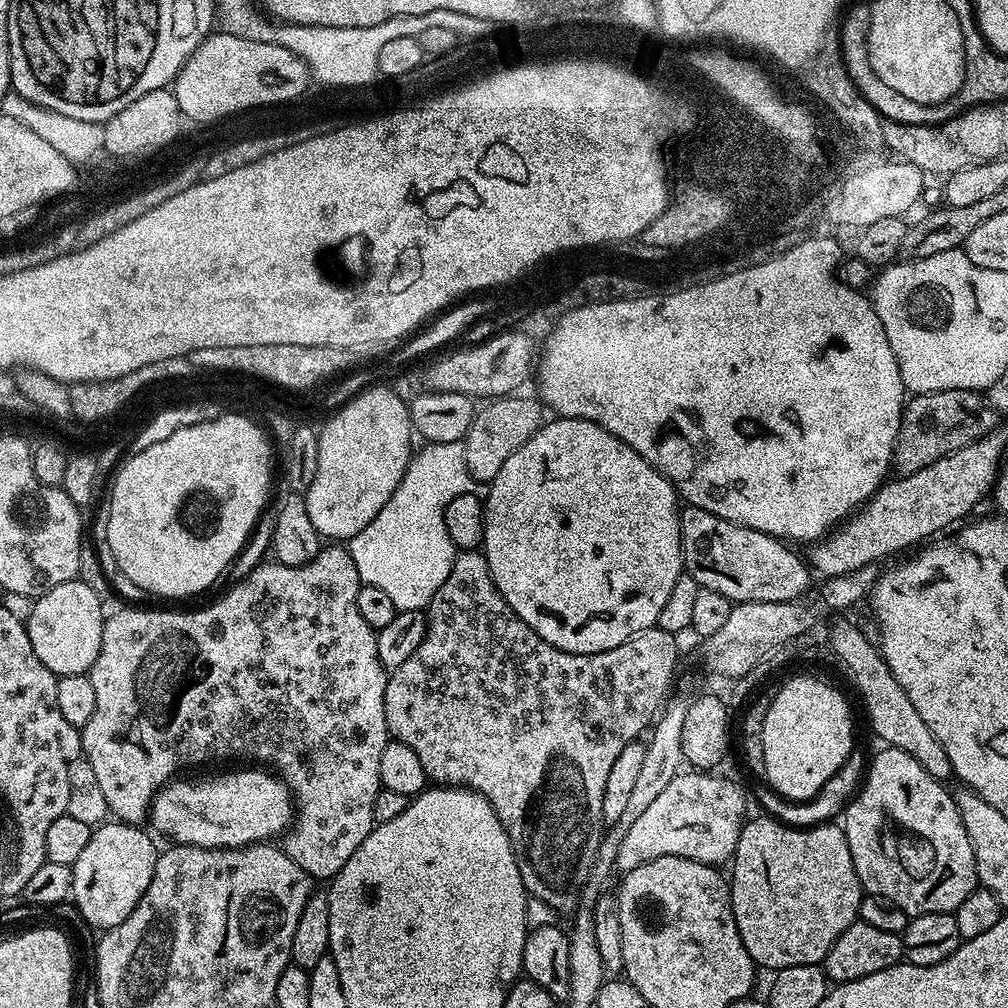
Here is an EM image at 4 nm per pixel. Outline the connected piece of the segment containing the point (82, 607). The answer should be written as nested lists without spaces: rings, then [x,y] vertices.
[[[79,578],[67,580],[35,597],[32,613],[26,621],[30,646],[34,646],[34,654],[38,654],[38,658],[58,678],[70,674],[91,673],[94,662],[98,658],[98,650],[102,650],[102,630],[105,619],[106,608],[100,603],[98,594],[94,594],[94,590],[90,590],[90,586],[86,586]]]

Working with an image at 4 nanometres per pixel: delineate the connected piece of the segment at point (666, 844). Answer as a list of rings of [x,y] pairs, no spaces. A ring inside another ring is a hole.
[[[684,770],[673,778],[622,837],[615,865],[621,873],[663,856],[677,856],[713,866],[724,866],[731,861],[746,823],[744,796],[738,785],[712,775],[716,774]]]

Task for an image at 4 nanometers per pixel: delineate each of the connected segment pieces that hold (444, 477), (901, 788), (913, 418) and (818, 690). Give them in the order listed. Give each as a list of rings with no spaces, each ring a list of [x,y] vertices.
[[[414,456],[412,458],[416,462],[416,472],[406,470],[402,482],[398,482],[397,486],[404,488],[404,496],[400,496],[400,500],[390,498],[390,502],[386,502],[386,506],[378,510],[374,522],[370,522],[366,530],[353,536],[346,544],[361,581],[381,588],[392,599],[397,612],[424,612],[434,594],[438,594],[438,590],[444,587],[458,551],[450,534],[446,534],[444,511],[446,506],[450,506],[450,502],[454,502],[454,498],[458,498],[458,494],[466,494],[464,488],[460,488],[460,480],[469,480],[472,477],[468,473],[466,458],[460,460],[460,464],[452,464],[456,472],[424,472],[424,468],[432,464],[432,460],[418,460]]]
[[[887,746],[881,747],[881,749],[881,752],[873,760],[871,757],[864,773],[864,779],[856,795],[852,797],[848,807],[842,813],[842,827],[846,834],[846,842],[850,846],[850,858],[854,858],[854,870],[860,879],[861,889],[865,893],[881,896],[892,904],[897,904],[910,918],[921,916],[922,914],[930,914],[931,912],[955,913],[956,908],[962,906],[962,902],[966,902],[968,895],[977,888],[978,881],[976,878],[974,850],[970,846],[970,838],[968,837],[966,826],[962,826],[962,818],[956,809],[953,793],[951,791],[947,792],[944,789],[947,787],[941,781],[936,780],[930,774],[926,774],[926,770],[922,770],[922,766],[918,766],[918,762],[914,762],[914,758],[910,758],[910,754]]]
[[[942,390],[916,394],[905,403],[896,439],[894,468],[909,476],[954,450],[962,450],[997,427],[998,413],[980,392]]]
[[[796,676],[793,680],[785,682],[781,688],[777,687],[773,694],[773,701],[770,702],[770,708],[766,713],[765,725],[762,726],[762,750],[765,751],[766,770],[763,776],[765,781],[769,781],[771,791],[793,801],[810,800],[819,794],[822,786],[831,778],[835,772],[846,762],[846,758],[854,751],[852,744],[852,712],[848,709],[848,704],[844,701],[844,696],[836,688],[831,688],[824,680],[819,680],[816,676]]]

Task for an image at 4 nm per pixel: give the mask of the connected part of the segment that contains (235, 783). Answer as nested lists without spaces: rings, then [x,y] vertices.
[[[256,766],[237,768],[240,768],[237,772],[224,772],[205,780],[176,778],[165,784],[152,799],[150,824],[162,835],[169,836],[173,845],[189,844],[199,848],[247,848],[251,844],[271,841],[271,836],[287,833],[294,820],[294,797],[287,784],[274,774],[267,776],[264,773],[267,771]]]

